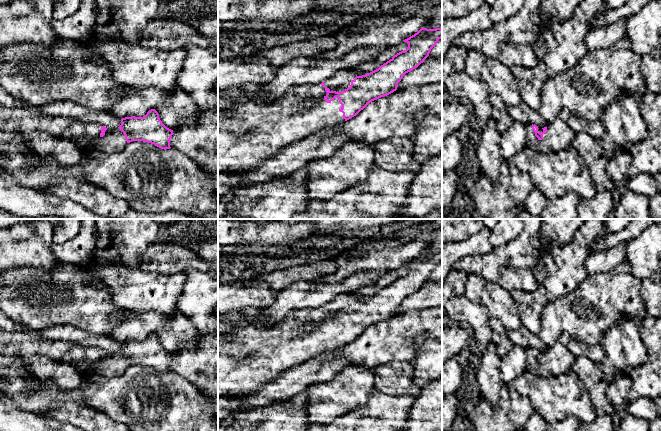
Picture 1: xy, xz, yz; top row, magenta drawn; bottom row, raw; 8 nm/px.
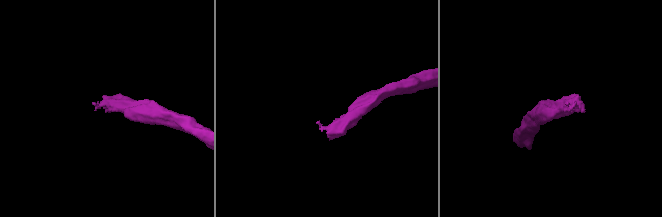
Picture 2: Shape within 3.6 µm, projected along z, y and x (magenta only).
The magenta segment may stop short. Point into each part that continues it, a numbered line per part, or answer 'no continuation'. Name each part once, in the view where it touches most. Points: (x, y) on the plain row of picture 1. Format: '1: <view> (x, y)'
1: xz (247, 360)

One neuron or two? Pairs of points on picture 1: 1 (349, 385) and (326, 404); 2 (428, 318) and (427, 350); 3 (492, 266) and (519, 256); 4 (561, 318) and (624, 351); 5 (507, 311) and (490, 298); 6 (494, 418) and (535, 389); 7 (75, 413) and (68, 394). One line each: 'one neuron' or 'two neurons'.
1: one neuron
2: two neurons
3: one neuron
4: two neurons
5: one neuron
6: two neurons
7: two neurons

